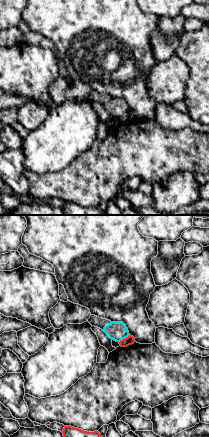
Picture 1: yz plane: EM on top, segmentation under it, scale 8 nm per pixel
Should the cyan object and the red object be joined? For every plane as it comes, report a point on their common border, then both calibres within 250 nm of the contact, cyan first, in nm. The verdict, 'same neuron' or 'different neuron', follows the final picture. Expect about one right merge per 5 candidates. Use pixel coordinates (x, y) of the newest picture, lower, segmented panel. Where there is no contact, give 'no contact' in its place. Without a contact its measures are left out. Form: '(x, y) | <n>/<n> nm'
(124, 338) | 160/70 nm

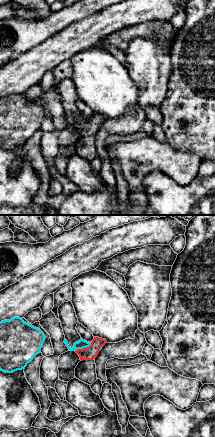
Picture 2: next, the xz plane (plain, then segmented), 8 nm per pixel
(83, 347) | 70/110 nm

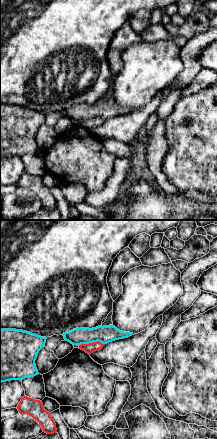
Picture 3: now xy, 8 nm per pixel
(91, 342) | 140/80 nm

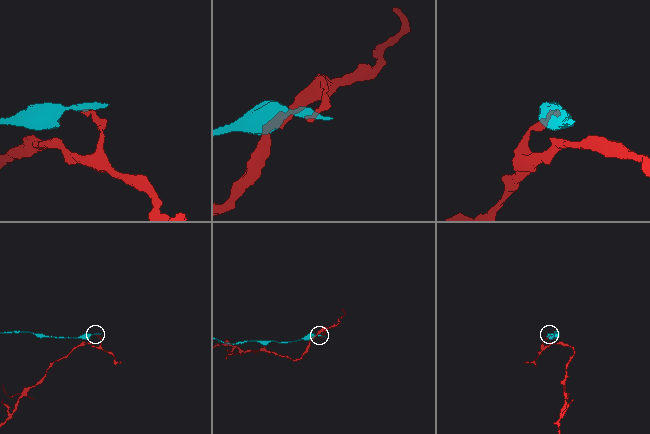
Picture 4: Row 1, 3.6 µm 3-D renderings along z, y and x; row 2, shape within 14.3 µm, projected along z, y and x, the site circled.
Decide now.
different neuron

